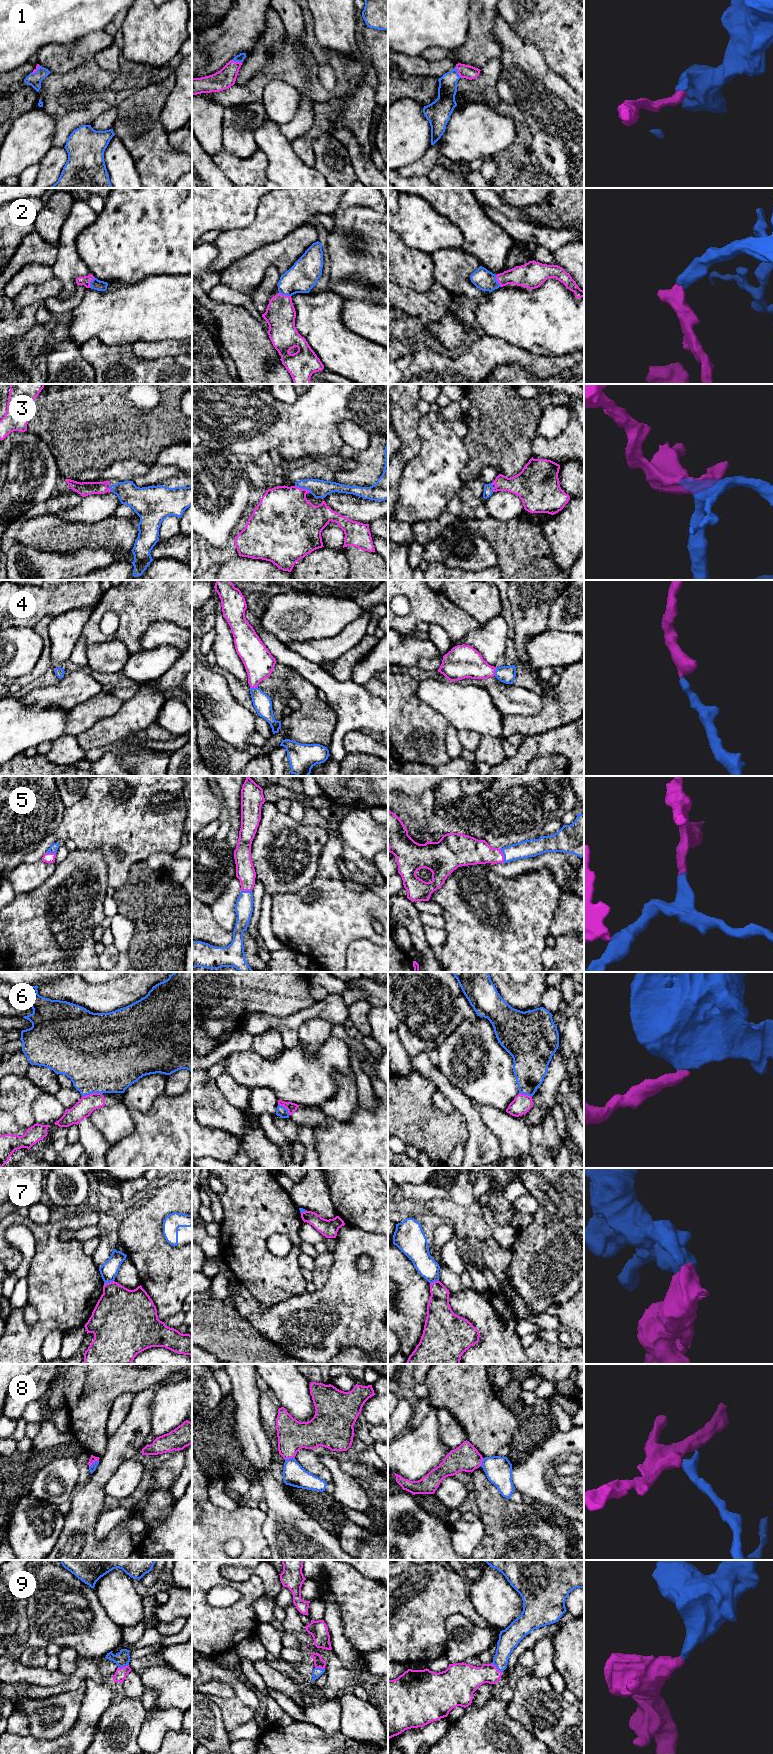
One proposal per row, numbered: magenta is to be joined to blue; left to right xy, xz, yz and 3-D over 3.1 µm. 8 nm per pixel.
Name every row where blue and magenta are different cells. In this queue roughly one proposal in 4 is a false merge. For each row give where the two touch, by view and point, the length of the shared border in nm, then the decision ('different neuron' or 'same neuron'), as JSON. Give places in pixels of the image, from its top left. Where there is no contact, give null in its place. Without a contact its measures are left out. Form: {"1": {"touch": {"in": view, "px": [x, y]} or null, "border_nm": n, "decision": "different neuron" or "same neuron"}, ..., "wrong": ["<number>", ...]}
{"1": {"touch": {"in": "yz", "px": [457, 72]}, "border_nm": 100, "decision": "same neuron"}, "2": {"touch": {"in": "xz", "px": [285, 294]}, "border_nm": 100, "decision": "same neuron"}, "3": {"touch": {"in": "xz", "px": [303, 488]}, "border_nm": 140, "decision": "same neuron"}, "4": {"touch": {"in": "yz", "px": [495, 671]}, "border_nm": 80, "decision": "same neuron"}, "5": {"touch": {"in": "yz", "px": [503, 854]}, "border_nm": 120, "decision": "same neuron"}, "6": {"touch": {"in": "xy", "px": [91, 1093]}, "border_nm": 160, "decision": "different neuron"}, "7": {"touch": {"in": "xy", "px": [108, 1282]}, "border_nm": 90, "decision": "different neuron"}, "8": {"touch": {"in": "xy", "px": [93, 1463]}, "border_nm": 100, "decision": "different neuron"}, "9": {"touch": {"in": "yz", "px": [496, 1666]}, "border_nm": 120, "decision": "same neuron"}, "wrong": ["6", "7", "8"]}

